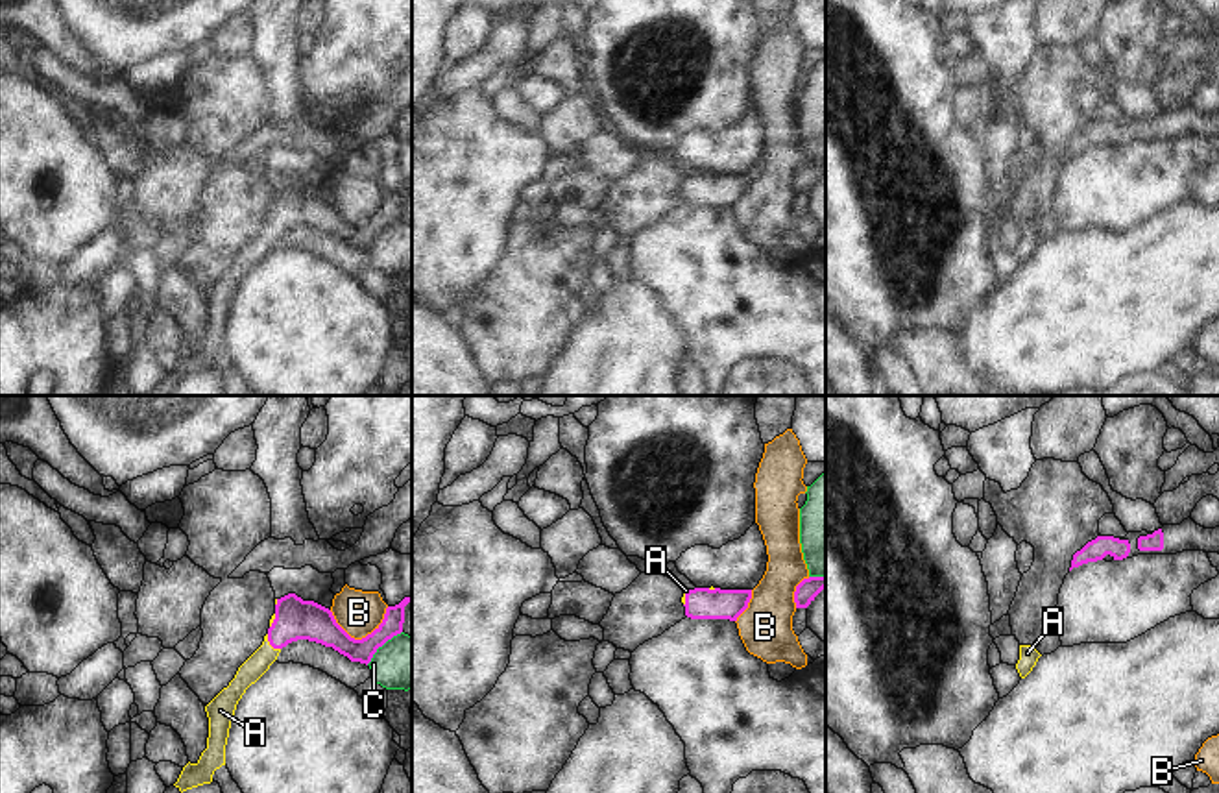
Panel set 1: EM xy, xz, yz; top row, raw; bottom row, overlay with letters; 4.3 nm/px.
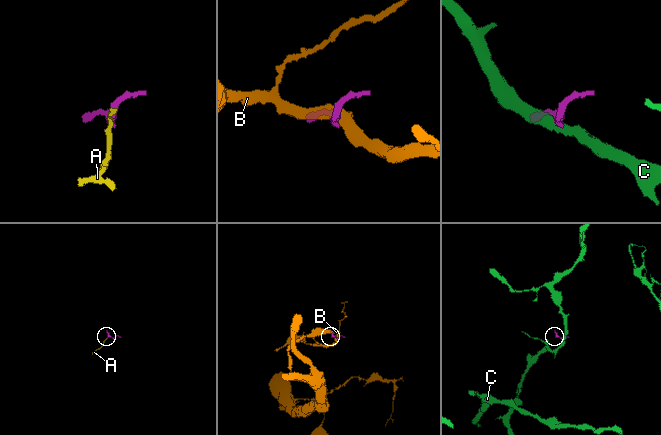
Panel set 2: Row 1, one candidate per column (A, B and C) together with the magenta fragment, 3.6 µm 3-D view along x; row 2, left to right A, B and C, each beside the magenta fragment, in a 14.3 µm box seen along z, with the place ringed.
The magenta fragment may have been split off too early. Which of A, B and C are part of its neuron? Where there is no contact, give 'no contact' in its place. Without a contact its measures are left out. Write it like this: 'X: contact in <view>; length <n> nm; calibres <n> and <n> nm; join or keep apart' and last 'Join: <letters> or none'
A: contact in xy; length 90 nm; calibres 180 and 100 nm; join
B: contact in xy; length 260 nm; calibres 160 and 190 nm; keep apart
C: contact in xy; length 220 nm; calibres 120 and 240 nm; keep apart
Join: A

